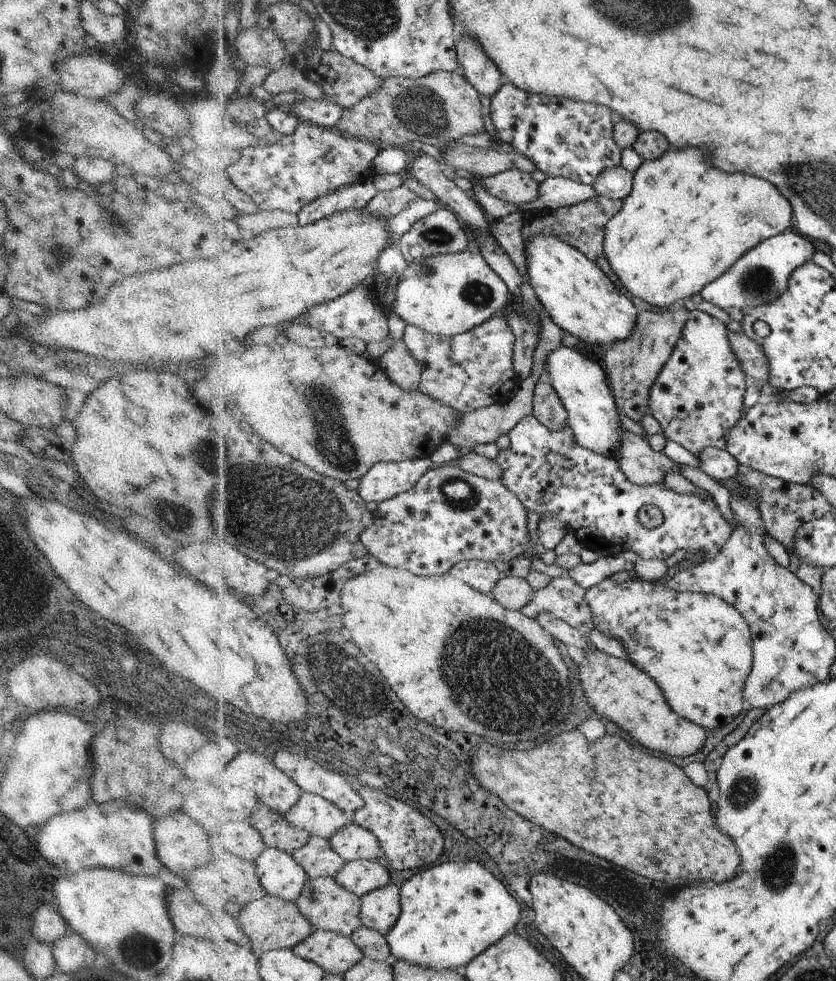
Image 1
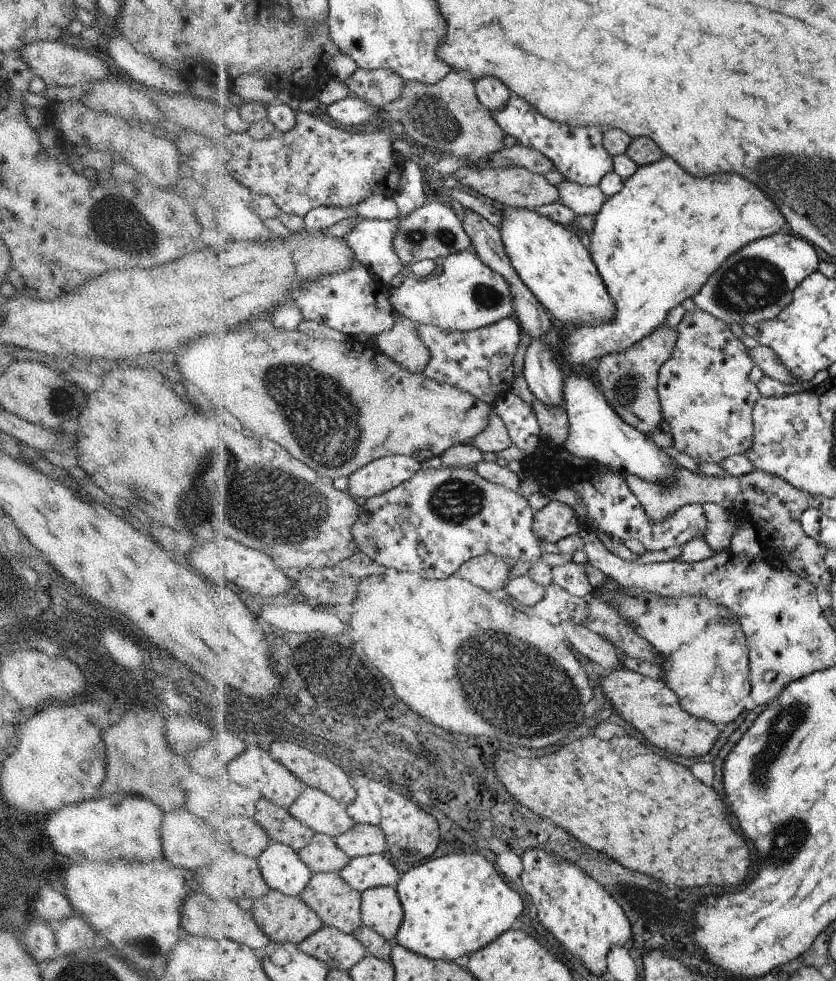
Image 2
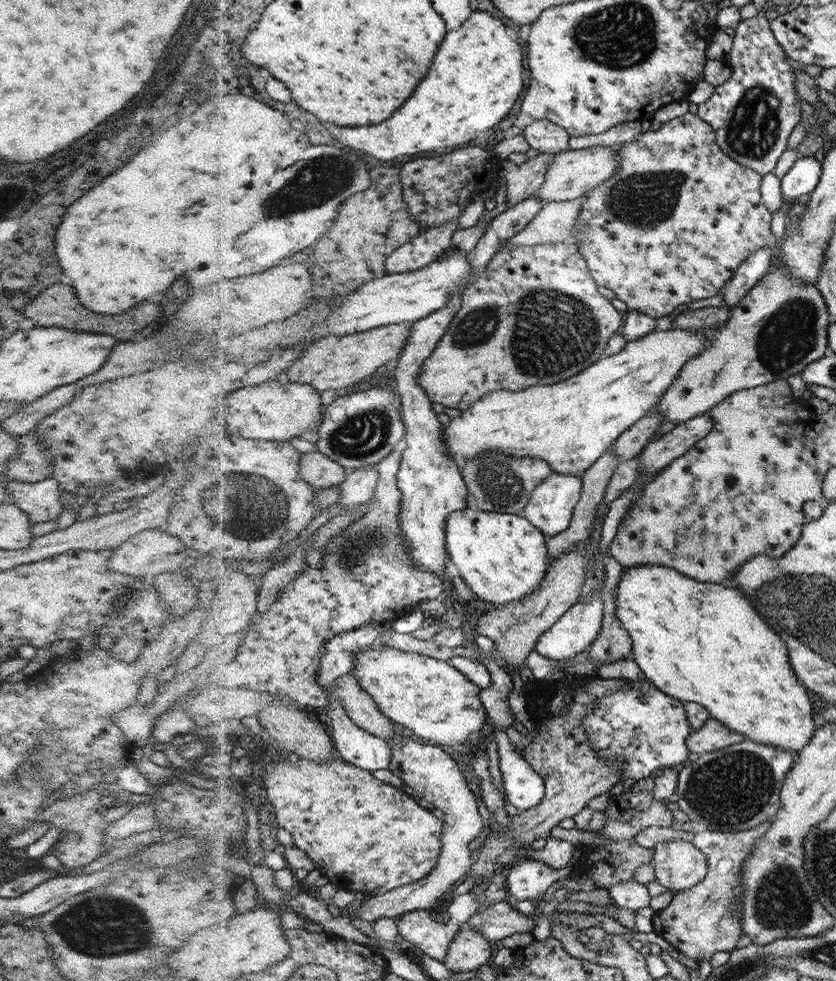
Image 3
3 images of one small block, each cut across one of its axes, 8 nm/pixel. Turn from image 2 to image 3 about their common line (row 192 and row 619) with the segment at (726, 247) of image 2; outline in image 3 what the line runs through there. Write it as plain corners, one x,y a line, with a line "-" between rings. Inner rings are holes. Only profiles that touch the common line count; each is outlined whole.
657,564
638,565
629,567
622,574
622,580
618,582
615,588
615,615
619,623
627,630
632,639
633,660
638,664
640,670
646,678
658,687
662,692
668,693
668,696
676,697
683,703
698,703
705,706
712,719
719,720
722,724
727,725
734,732
744,735
746,738
756,741
757,744
765,744
778,747
784,750
792,751
796,756
810,742
814,736
814,730
818,730
812,722
812,706
808,692
804,690
805,686
798,684
798,677
795,669
792,668
788,648
782,642
782,638
758,616
756,608
752,602
738,587
732,587
720,583
704,583
696,581
683,573
677,572
676,569

